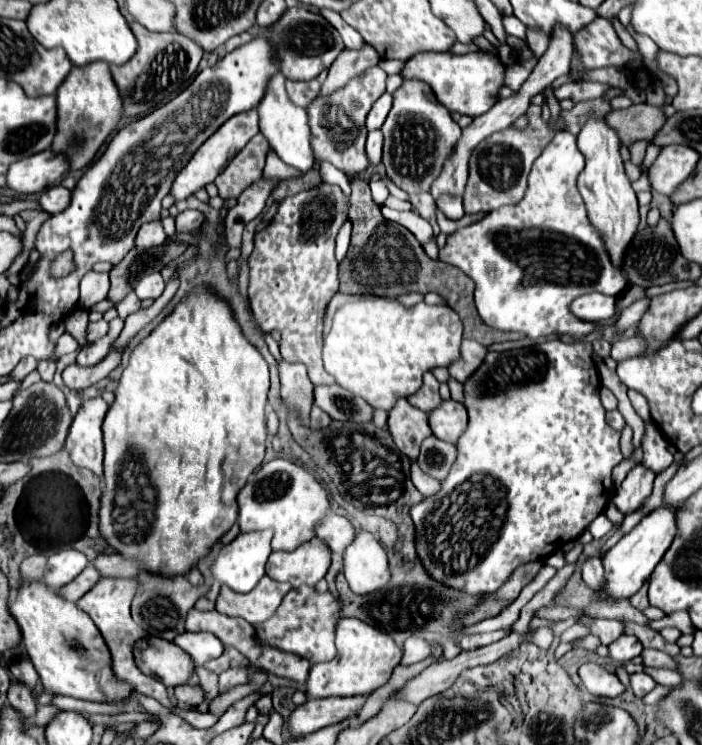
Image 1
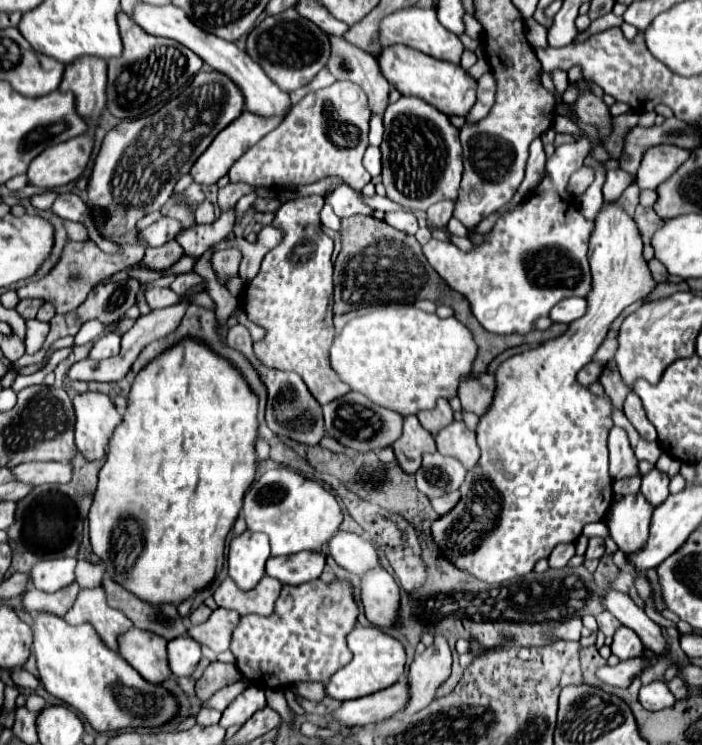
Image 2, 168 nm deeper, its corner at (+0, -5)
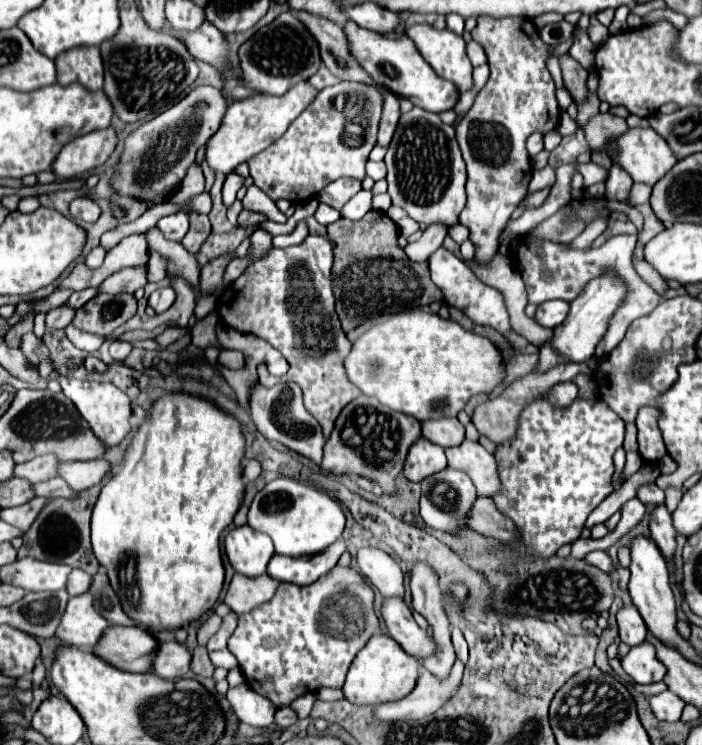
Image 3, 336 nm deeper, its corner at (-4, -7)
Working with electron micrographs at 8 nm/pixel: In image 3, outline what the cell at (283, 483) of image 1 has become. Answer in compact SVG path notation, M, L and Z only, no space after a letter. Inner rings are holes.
M279 476L255 494L249 508L249 526L267 534L273 540L277 554L299 558L305 554L323 552L337 542L345 528L345 514L341 504L327 492L311 484Z

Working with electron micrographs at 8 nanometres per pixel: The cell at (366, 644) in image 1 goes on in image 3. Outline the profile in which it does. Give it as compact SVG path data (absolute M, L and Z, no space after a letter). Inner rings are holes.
M375 634L357 652L357 656L349 668L345 686L343 686L343 694L349 702L367 704L367 706L399 700L399 698L407 696L411 692L411 688L415 686L417 668L419 668L419 662L415 658L411 658L395 640L391 640L391 636Z

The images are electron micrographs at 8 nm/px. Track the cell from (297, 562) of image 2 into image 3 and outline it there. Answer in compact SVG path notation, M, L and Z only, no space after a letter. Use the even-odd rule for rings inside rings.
M337 540L323 552L317 552L311 556L291 558L291 556L275 554L267 566L267 574L273 576L275 580L293 582L299 586L313 584L317 578L327 574L337 564L337 560L343 552L345 552L345 542Z

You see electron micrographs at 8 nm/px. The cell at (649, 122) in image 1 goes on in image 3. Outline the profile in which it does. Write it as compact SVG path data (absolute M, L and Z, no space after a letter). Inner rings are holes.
M569 54L561 56L561 70L563 70L563 84L569 90L569 94L573 96L573 100L577 104L585 102L589 96L589 90L587 90L589 72L579 62L575 62Z

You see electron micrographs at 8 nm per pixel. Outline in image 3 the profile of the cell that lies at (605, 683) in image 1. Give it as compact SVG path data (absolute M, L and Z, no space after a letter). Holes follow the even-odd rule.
M647 642L639 644L639 648L631 648L629 654L621 658L621 666L625 674L631 676L637 684L659 682L667 672L667 668L663 668L663 664L657 660L655 648L651 648Z

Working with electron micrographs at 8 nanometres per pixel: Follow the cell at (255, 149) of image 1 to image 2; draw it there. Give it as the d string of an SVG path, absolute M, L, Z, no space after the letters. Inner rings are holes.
M335 82L317 92L309 92L301 102L291 106L279 128L269 132L231 166L231 182L241 180L263 188L299 188L337 176L351 188L361 190L371 180L361 164L369 146L369 118L367 96L353 82Z

